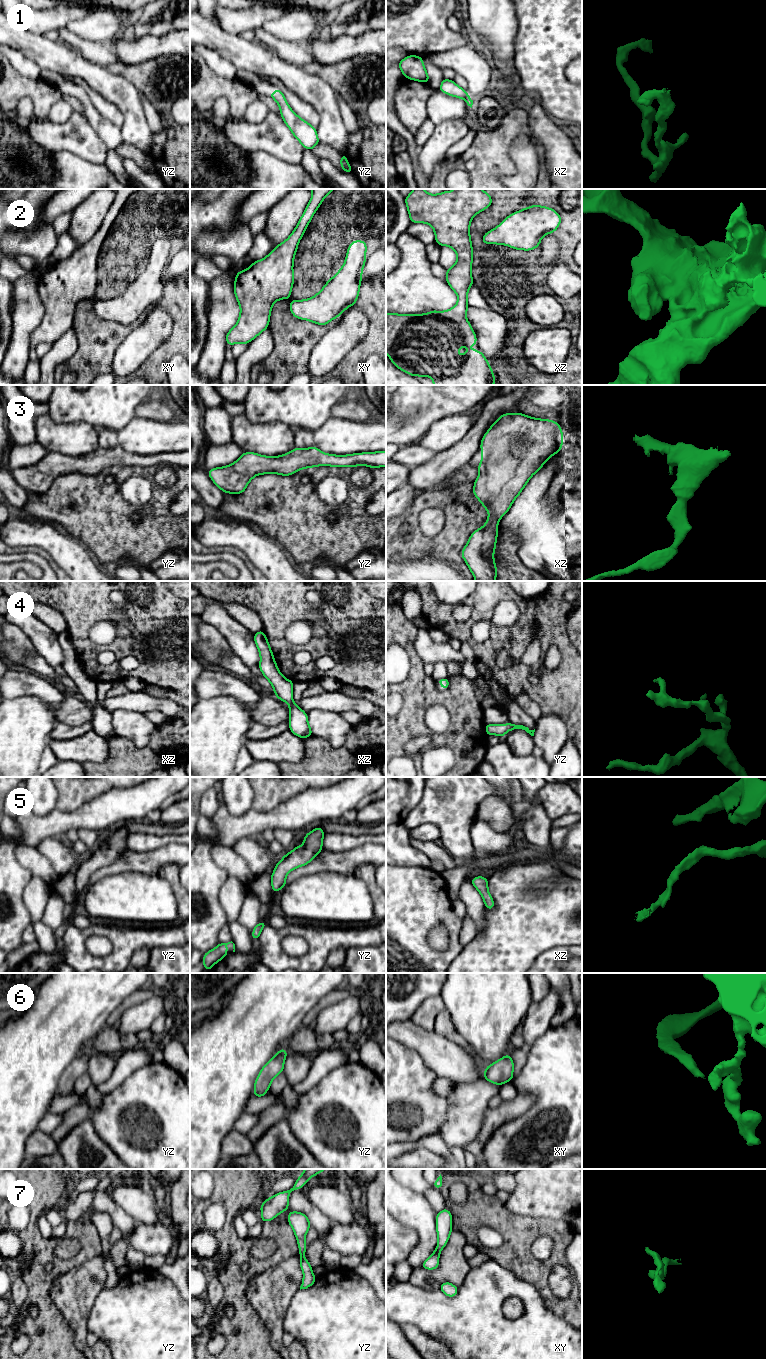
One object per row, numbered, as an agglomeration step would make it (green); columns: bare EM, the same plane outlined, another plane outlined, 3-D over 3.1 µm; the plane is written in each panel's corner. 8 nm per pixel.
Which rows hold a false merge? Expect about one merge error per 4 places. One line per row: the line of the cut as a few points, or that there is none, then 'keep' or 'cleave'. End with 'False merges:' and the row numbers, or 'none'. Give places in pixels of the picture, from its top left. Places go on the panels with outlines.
1: cut none; keep
2: cut none; keep
3: cut none; keep
4: cut none; keep
5: cut none; keep
6: cut none; keep
7: cut none; keep
False merges: none

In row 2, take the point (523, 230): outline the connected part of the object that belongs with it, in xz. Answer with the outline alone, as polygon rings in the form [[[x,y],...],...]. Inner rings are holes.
[[[534,204],[510,214],[496,228],[484,234],[482,243],[530,251],[539,247],[543,236],[556,231],[561,221],[554,209]]]

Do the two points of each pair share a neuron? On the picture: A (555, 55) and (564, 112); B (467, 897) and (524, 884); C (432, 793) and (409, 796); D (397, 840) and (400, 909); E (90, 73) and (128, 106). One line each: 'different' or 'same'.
A: same
B: different
C: different
D: different
E: same

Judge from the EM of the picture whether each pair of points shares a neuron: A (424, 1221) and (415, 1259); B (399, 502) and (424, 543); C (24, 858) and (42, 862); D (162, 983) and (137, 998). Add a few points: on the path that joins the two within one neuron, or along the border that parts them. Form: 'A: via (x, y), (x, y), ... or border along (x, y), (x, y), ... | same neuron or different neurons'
A: via (424, 1230), (424, 1248), (422, 1250) | same neuron
B: border along (418, 493), (412, 504), (396, 518) | different neurons
C: via (28, 858), (38, 862) | same neuron
D: border along (150, 985), (156, 991) | different neurons

